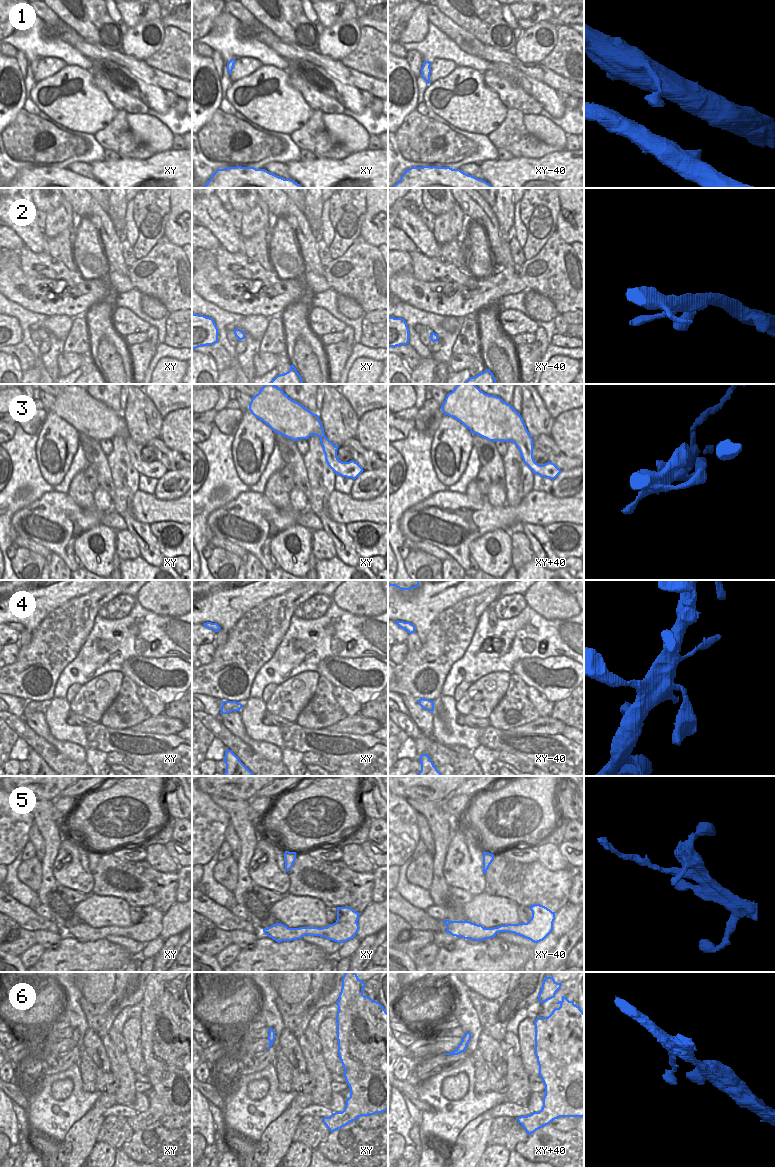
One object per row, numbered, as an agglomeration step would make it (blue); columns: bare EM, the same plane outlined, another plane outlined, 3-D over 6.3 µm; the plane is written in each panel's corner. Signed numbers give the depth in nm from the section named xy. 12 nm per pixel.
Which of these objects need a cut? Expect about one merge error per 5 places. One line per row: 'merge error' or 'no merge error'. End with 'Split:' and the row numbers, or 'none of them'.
1: no merge error
2: no merge error
3: no merge error
4: no merge error
5: no merge error
6: no merge error
Split: none of them

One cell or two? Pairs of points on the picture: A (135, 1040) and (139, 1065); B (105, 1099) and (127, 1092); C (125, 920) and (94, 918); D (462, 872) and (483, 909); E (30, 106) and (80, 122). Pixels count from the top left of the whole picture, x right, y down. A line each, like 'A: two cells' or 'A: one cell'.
A: one cell
B: two cells
C: one cell
D: two cells
E: two cells

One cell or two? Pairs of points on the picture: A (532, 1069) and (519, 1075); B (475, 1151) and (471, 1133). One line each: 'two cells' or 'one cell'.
A: two cells
B: one cell

